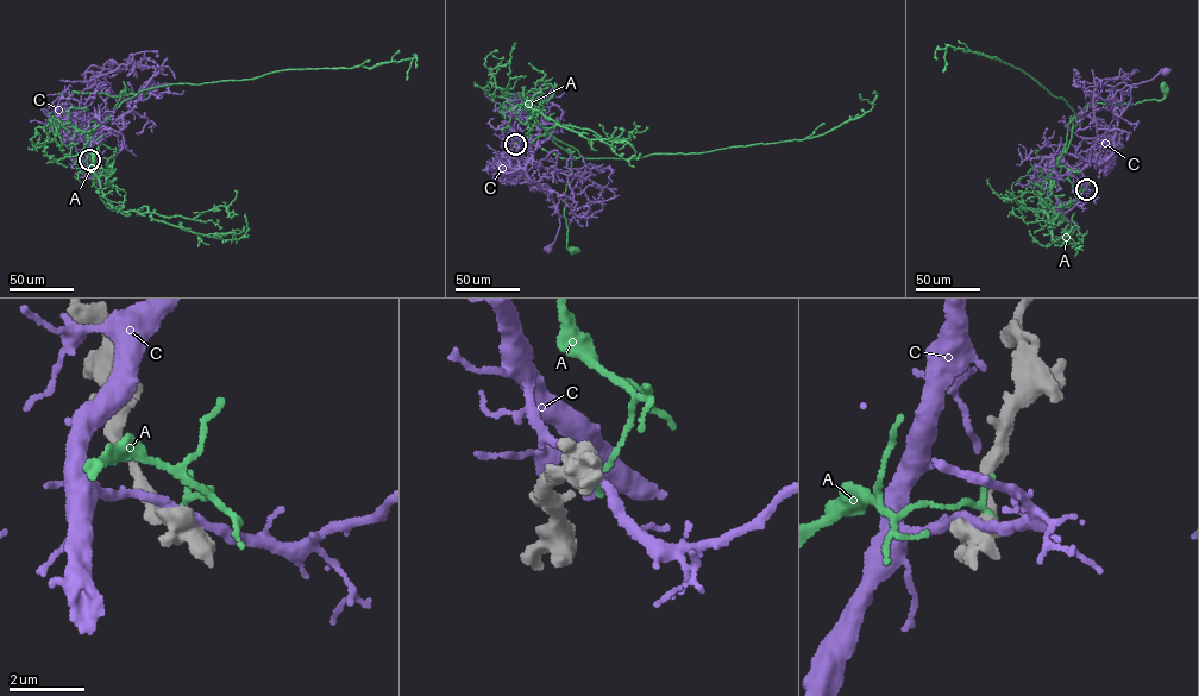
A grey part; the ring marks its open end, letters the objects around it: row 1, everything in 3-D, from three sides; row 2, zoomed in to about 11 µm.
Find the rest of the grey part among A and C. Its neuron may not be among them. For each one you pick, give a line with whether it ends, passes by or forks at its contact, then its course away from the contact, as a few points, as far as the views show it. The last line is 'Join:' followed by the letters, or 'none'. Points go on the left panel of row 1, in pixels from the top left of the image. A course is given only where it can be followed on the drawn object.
Join: none

